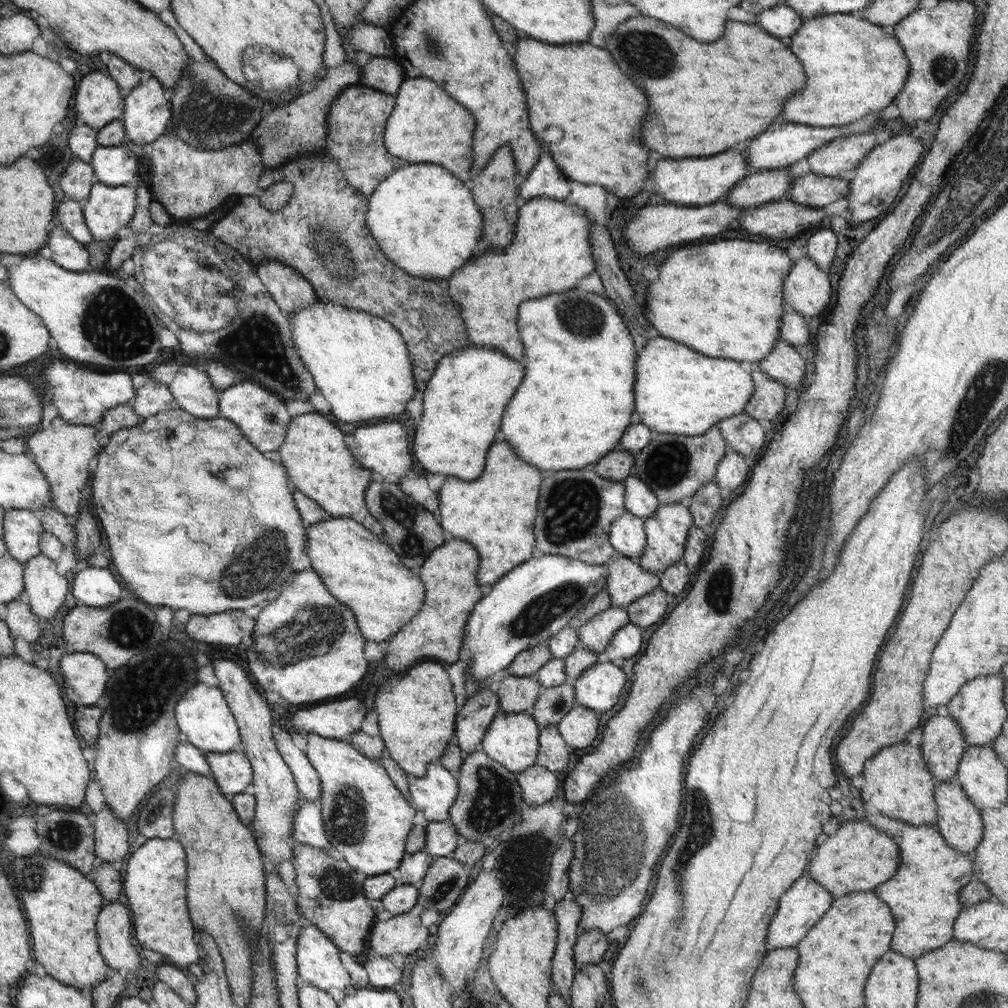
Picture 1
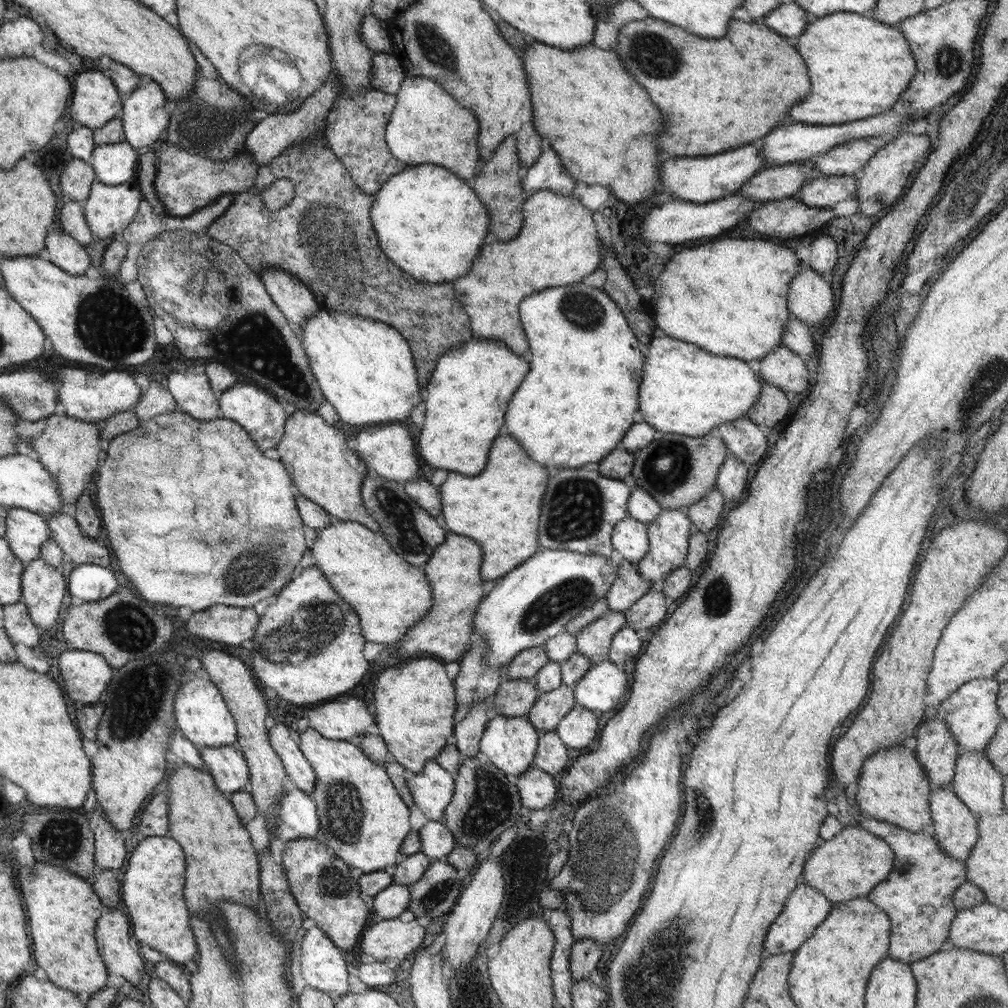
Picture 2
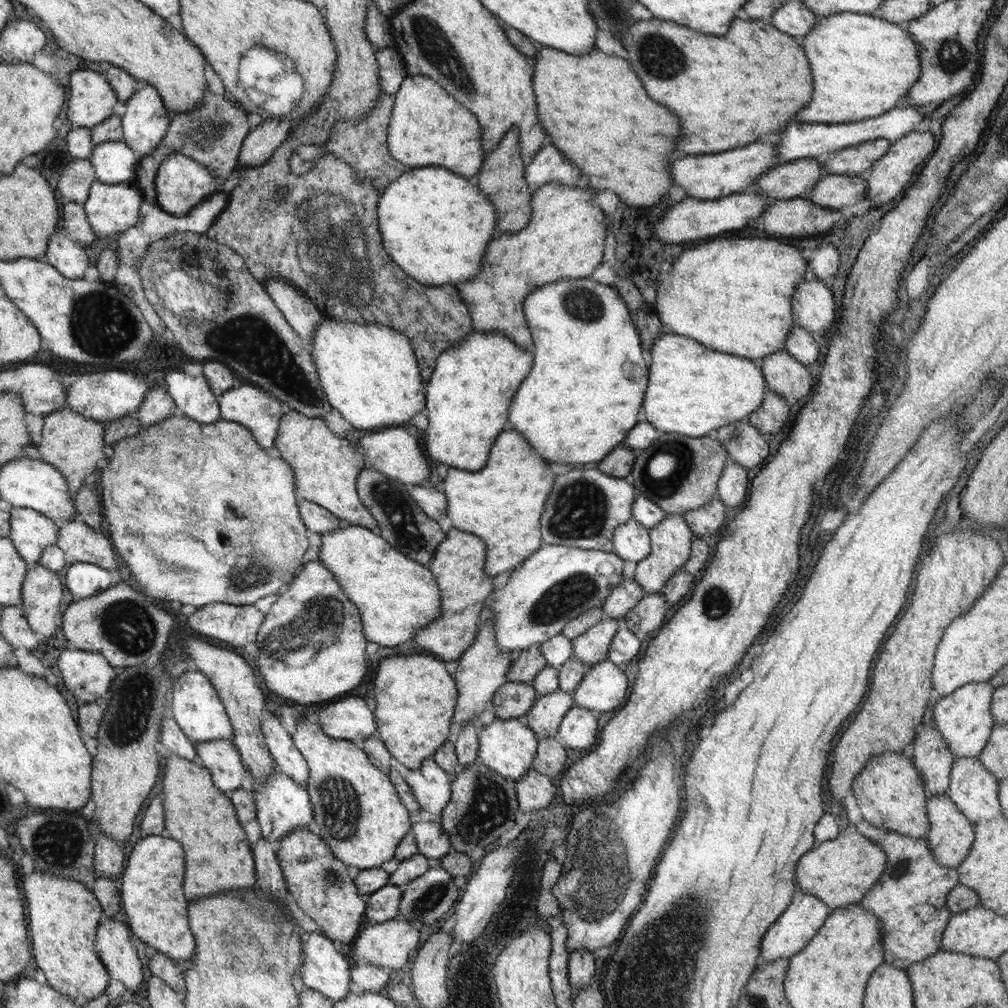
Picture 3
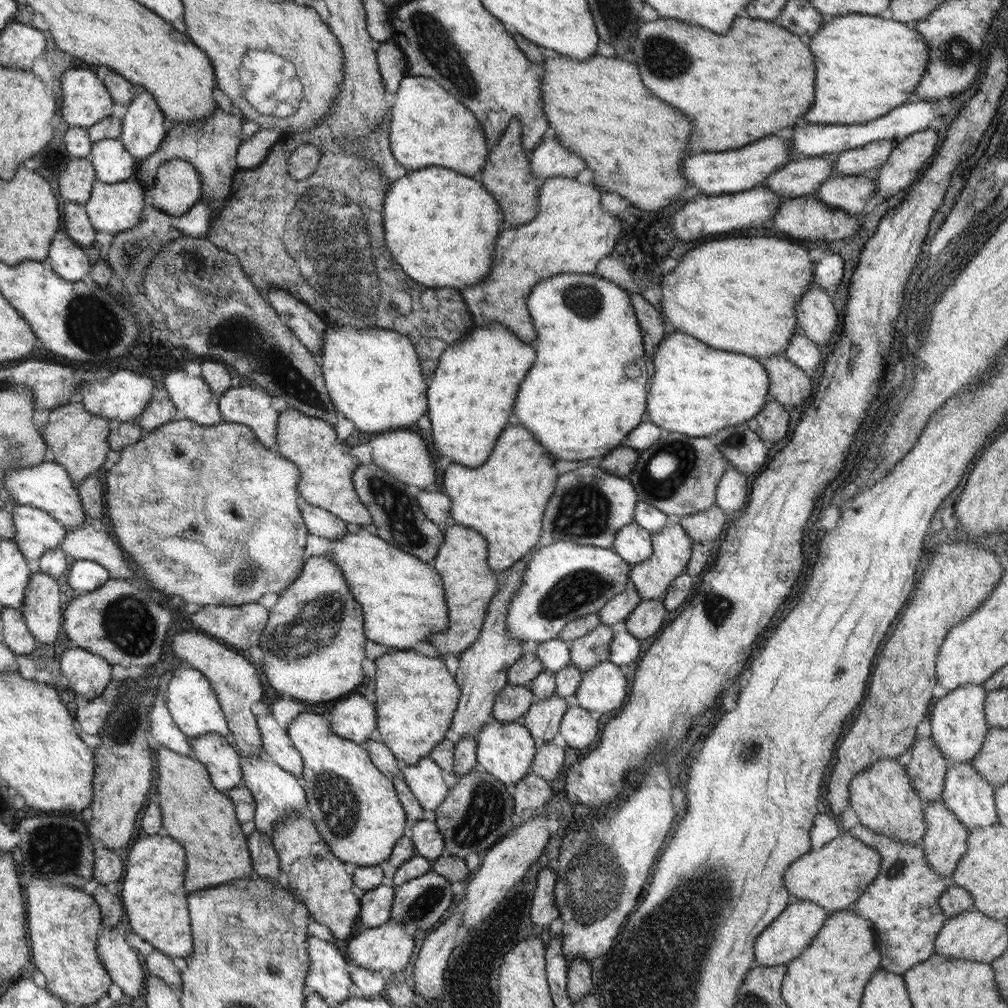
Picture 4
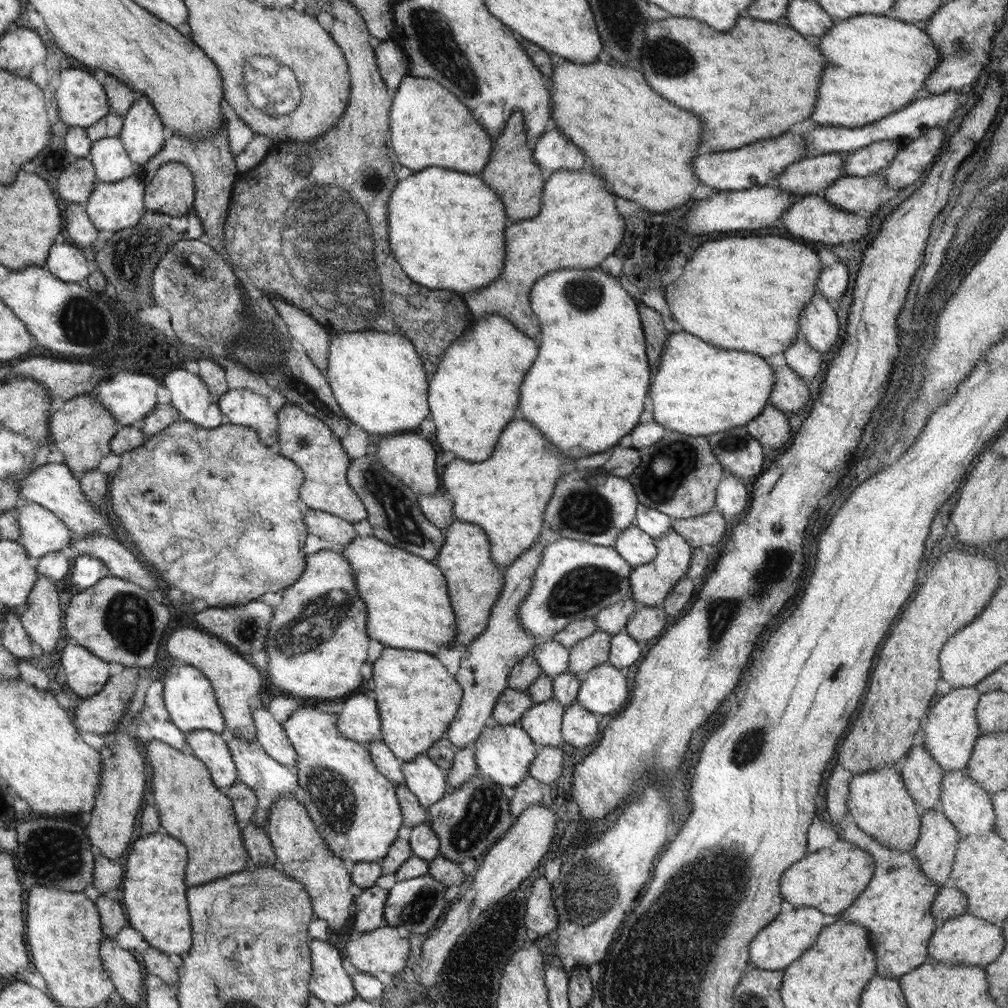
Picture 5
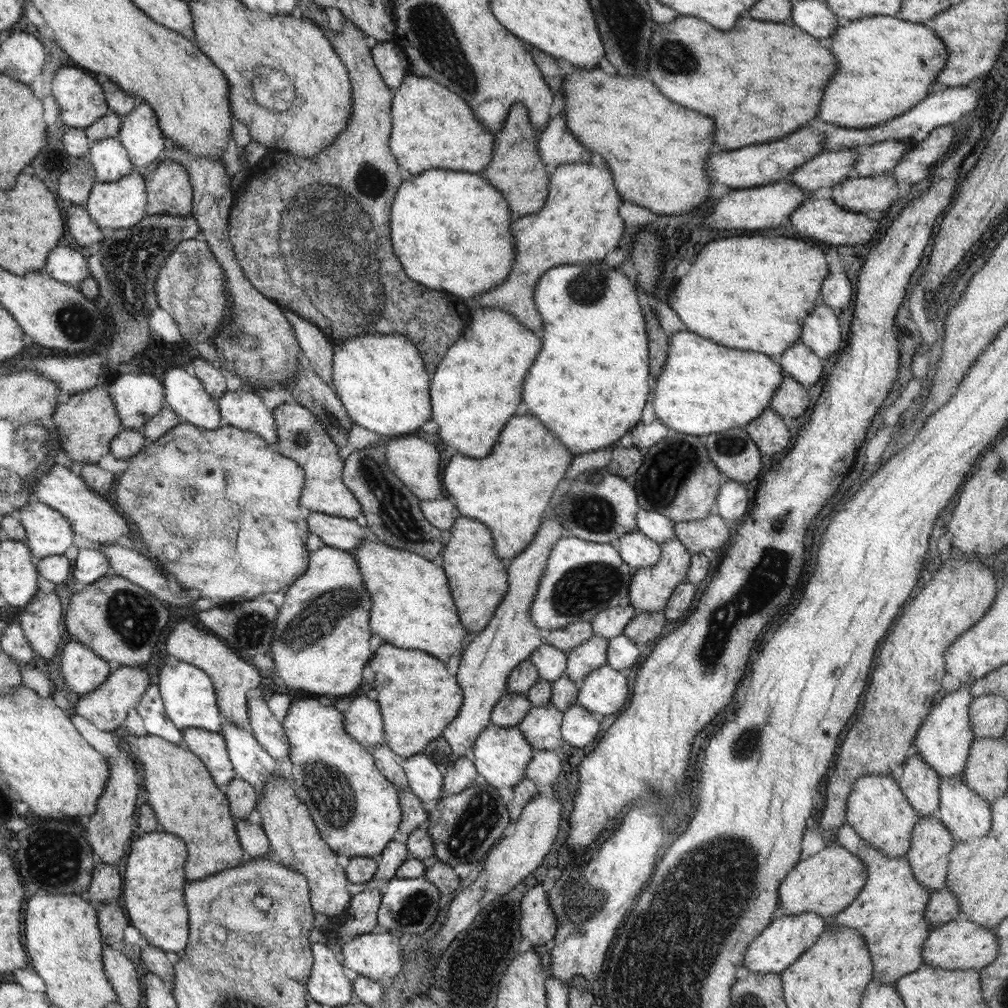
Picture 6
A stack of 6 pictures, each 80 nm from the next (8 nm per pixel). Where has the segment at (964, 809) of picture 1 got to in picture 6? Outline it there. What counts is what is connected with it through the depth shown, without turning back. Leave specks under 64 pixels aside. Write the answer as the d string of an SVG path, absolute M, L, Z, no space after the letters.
M937 815L921 817L915 824L910 850L904 856L912 874L931 892L945 888L950 854L956 840Z

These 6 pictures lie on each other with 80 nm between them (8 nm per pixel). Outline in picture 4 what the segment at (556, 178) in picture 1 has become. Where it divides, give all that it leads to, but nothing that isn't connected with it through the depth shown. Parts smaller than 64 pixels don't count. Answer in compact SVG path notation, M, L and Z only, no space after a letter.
M556 136L541 140L528 156L532 172L540 180L552 177L576 178L587 167L584 160L564 148Z

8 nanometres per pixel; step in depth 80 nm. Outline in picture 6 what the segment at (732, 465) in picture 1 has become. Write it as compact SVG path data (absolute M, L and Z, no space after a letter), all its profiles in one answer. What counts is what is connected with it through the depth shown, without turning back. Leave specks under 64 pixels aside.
M728 479L720 485L714 512L728 522L740 520L746 514L748 504L750 498L748 498L746 484Z

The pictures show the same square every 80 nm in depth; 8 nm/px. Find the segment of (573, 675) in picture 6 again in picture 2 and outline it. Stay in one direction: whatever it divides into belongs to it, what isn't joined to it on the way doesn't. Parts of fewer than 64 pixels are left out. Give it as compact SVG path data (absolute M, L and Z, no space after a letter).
M612 611L598 617L575 635L577 652L589 658L592 663L597 662L598 658L607 656L614 636L626 627L626 623L623 613Z

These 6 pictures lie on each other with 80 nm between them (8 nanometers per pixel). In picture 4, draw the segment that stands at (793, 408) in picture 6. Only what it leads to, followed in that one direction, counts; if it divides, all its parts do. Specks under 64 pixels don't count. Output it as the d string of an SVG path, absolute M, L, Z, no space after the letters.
M779 354L759 360L769 376L769 398L786 409L798 406L812 398L810 374Z

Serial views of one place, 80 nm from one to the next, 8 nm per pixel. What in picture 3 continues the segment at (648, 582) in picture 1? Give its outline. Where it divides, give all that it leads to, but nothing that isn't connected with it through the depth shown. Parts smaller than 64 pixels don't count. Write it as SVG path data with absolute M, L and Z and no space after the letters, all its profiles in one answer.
M623 577L622 584L612 589L602 611L606 618L622 618L646 595L642 587L632 578Z

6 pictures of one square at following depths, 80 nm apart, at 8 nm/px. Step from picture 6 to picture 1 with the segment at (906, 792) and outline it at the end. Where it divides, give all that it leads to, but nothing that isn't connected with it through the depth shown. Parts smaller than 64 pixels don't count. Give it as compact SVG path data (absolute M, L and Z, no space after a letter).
M941 712L928 719L922 728L919 745L930 774L939 782L956 778L957 766L967 749L958 723Z

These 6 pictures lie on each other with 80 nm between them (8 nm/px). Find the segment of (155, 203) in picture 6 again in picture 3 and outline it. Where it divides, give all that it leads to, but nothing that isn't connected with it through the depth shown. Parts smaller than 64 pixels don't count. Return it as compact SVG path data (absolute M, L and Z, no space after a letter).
M170 153L161 163L157 170L155 183L155 204L161 209L165 209L174 216L186 216L197 204L200 204L214 193L223 192L230 194L231 190L240 183L249 168L238 165L226 178L217 176L213 169L206 168L196 160L186 157L181 153Z

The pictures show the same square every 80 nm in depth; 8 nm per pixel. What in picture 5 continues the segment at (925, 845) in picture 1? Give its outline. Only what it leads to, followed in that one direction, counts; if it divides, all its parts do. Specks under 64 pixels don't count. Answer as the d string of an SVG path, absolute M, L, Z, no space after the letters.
M854 823L837 831L839 838L866 851L873 857L873 878L863 893L840 913L842 918L868 930L870 944L876 952L876 972L886 978L898 978L912 972L929 960L928 943L938 928L931 915L931 906L940 886L923 875L913 850L894 851L884 848L876 839Z

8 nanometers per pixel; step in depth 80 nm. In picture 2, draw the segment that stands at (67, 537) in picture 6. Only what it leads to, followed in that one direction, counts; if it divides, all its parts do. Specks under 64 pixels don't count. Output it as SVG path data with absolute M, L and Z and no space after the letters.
M25 508L8 510L7 531L4 538L9 541L20 560L30 563L38 559L42 544L51 537L47 517Z

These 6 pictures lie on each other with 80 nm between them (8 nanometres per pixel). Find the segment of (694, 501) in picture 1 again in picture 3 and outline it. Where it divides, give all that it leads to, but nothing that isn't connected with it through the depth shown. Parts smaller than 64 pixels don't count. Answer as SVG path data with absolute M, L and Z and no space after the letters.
M715 494L715 498L706 506L689 510L683 517L694 535L707 539L709 535L716 535L720 526L726 522L726 505Z

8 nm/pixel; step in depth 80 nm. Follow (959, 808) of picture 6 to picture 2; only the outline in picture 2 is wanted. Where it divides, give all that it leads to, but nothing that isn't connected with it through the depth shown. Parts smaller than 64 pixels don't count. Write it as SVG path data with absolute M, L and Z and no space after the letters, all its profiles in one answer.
M984 751L966 752L958 755L951 787L954 794L974 815L998 814L1001 810L1006 809L1002 800L1003 778L1003 774L998 772L986 758Z

